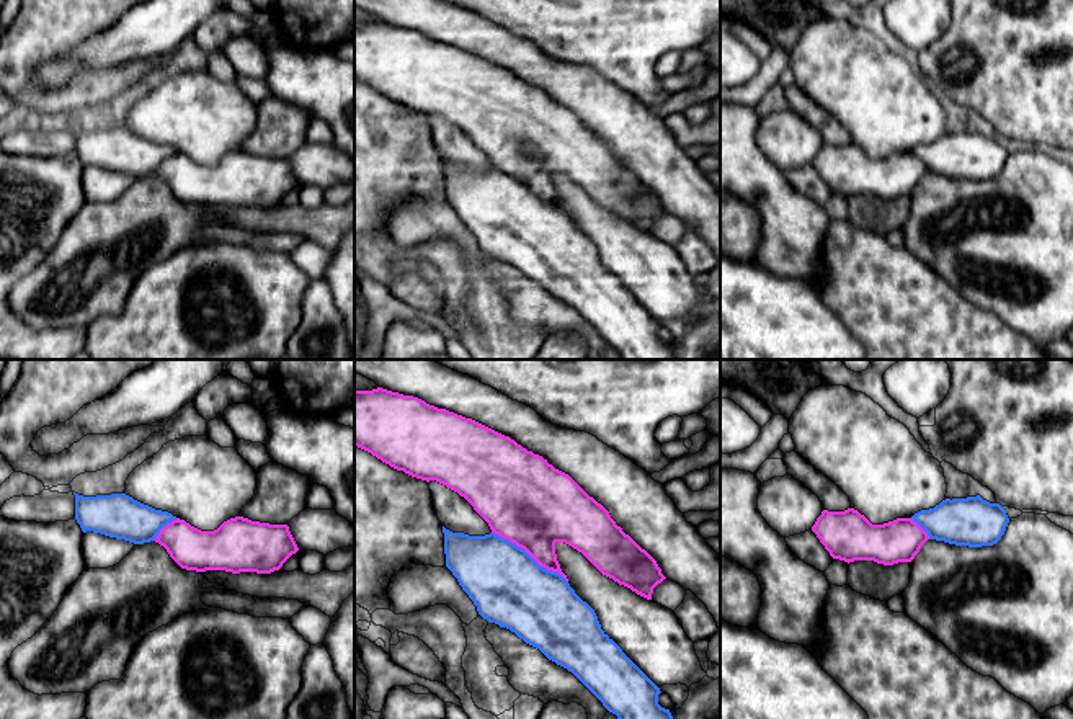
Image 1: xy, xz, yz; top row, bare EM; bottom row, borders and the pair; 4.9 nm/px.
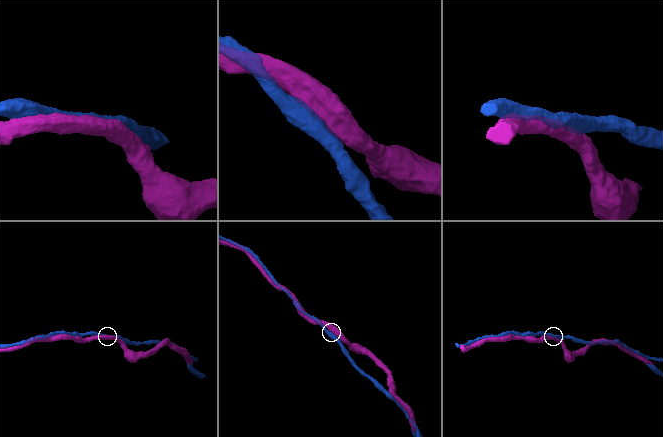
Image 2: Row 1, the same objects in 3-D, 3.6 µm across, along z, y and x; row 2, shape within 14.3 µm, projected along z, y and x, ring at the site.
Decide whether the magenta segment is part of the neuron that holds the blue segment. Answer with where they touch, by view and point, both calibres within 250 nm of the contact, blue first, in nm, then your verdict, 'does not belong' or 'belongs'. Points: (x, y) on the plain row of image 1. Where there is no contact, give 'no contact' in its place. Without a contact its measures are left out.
xz (528, 188) | 380/420 nm | belongs

